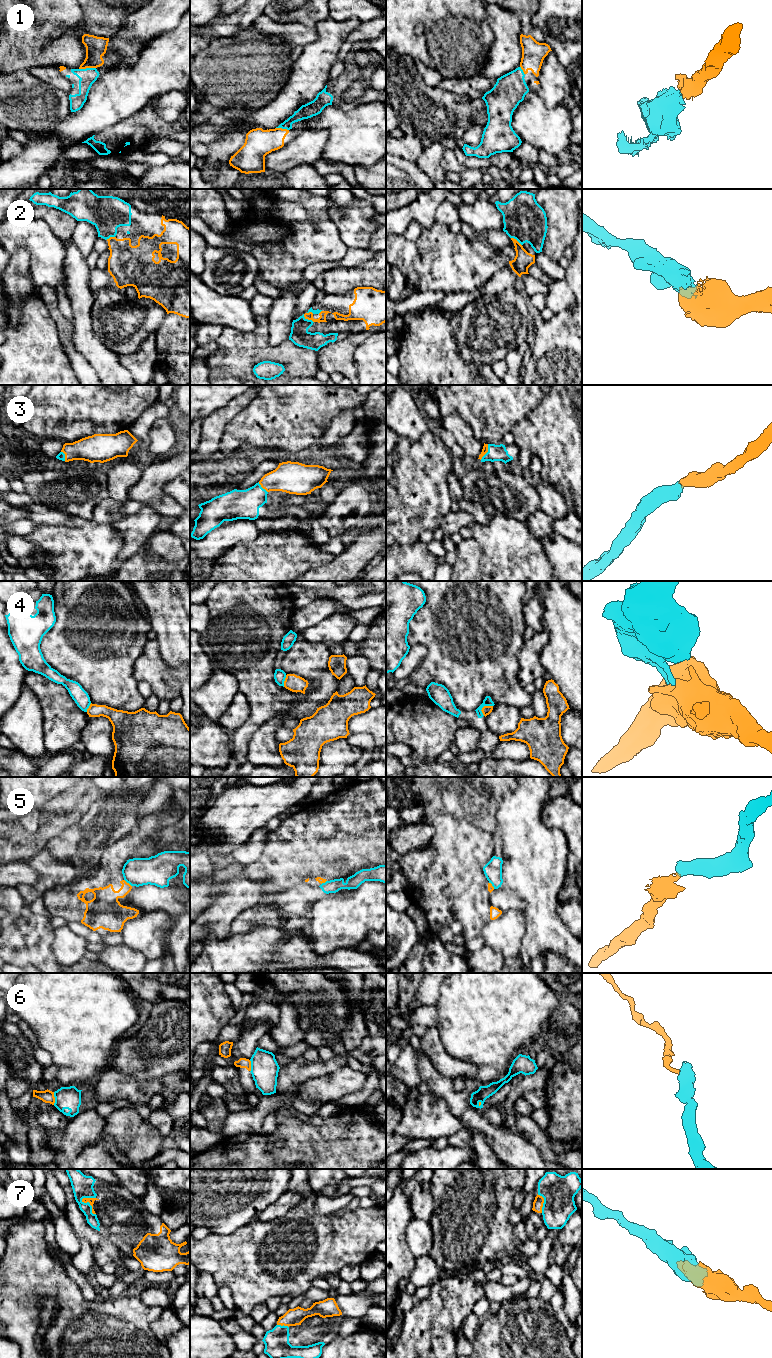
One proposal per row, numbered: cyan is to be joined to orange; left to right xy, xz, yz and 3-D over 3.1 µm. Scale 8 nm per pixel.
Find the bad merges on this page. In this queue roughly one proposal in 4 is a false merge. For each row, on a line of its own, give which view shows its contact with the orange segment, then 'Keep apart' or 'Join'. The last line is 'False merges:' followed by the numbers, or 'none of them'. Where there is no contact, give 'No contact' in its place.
1: Touches orange in xy. Join
2: Touches orange in xz. Join
3: Touches orange in yz. Join
4: Touches orange in yz. Keep apart
5: Touches orange in xy. Keep apart
6: Touches orange in xy. Keep apart
7: Touches orange in xy. Join
False merges: 4, 5, 6

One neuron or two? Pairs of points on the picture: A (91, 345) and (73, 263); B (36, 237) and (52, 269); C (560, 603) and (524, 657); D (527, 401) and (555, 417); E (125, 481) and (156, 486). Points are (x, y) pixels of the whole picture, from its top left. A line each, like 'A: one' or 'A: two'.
A: one
B: one
C: two
D: two
E: two

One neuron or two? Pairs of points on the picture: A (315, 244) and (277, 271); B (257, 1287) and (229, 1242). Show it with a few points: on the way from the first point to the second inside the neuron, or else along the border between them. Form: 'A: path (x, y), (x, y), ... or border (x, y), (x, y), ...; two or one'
A: path (305, 245), (286, 261); one
B: path (253, 1276), (253, 1266), (240, 1253); one

